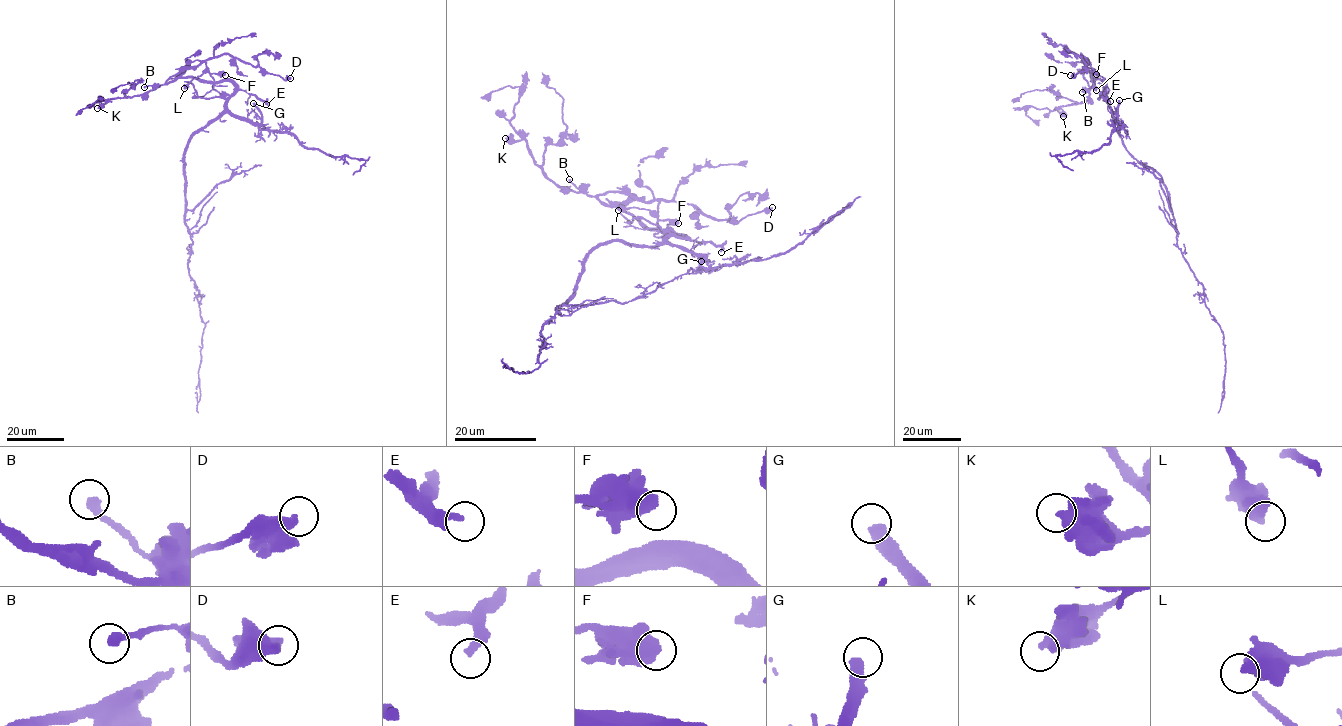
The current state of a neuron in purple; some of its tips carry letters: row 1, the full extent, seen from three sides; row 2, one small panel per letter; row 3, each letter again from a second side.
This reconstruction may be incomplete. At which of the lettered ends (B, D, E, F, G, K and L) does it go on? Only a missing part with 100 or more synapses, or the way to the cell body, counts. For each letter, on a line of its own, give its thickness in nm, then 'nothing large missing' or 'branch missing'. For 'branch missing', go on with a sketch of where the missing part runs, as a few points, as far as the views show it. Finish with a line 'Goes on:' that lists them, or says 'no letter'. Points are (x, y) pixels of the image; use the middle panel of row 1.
B: 320 nm | nothing large missing
D: 460 nm | nothing large missing
E: 300 nm | nothing large missing
F: 650 nm | nothing large missing
G: 480 nm | branch missing | (701, 261), (695, 257), (670, 258), (634, 242), (592, 238)
K: 500 nm | nothing large missing
L: 480 nm | nothing large missing
Goes on: G

